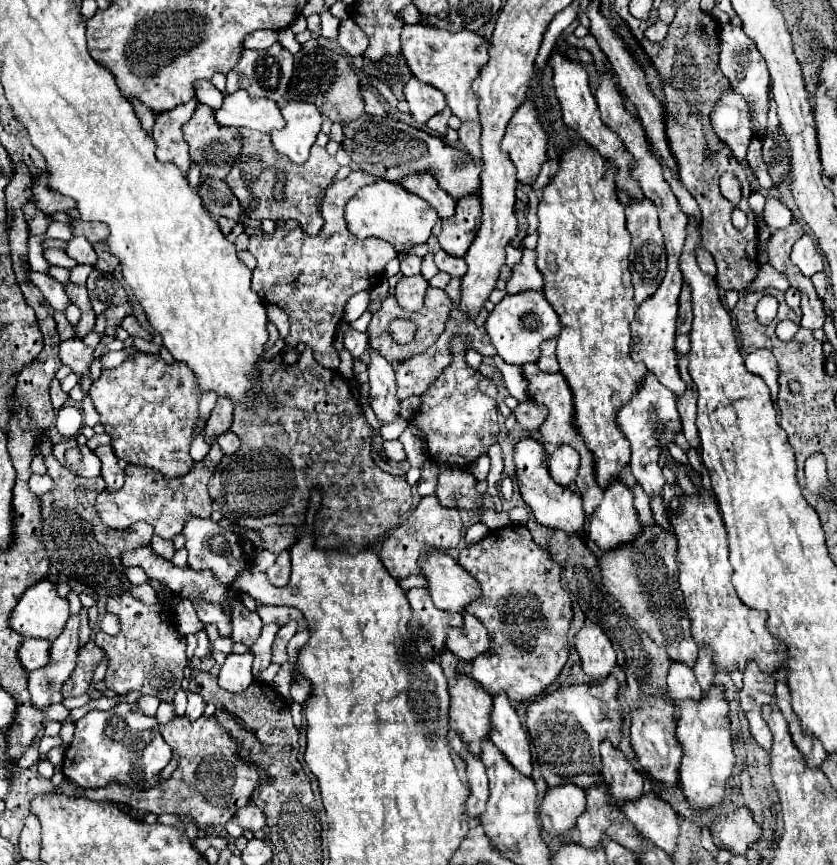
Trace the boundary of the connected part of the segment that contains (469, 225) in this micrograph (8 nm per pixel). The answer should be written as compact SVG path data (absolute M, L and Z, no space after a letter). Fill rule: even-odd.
M472 193L456 203L456 215L448 221L442 221L442 229L438 233L438 241L444 251L456 257L464 257L468 245L476 237L476 229L480 227L480 195Z

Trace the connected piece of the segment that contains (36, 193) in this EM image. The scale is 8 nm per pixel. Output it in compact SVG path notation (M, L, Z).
M42 179L34 181L34 185L32 185L32 201L46 215L52 215L56 211L66 211L66 209L74 207L74 201L70 201L70 197L64 197L62 193L54 193L52 189L48 189L42 183Z

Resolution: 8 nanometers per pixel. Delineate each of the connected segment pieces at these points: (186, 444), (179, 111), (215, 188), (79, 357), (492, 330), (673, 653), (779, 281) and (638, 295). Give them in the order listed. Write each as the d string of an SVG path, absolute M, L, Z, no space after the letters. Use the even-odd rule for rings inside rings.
M136 353L120 367L102 371L102 377L94 381L90 387L90 397L96 411L100 413L100 423L104 425L104 431L112 437L116 457L132 465L154 469L168 479L178 479L190 473L190 469L196 463L190 457L190 443L194 439L194 429L198 423L200 389L196 385L194 371L188 365L184 363L168 365L158 353Z
M192 99L188 103L174 107L170 113L160 113L152 129L154 139L158 143L156 157L160 161L176 163L184 175L188 173L190 157L188 157L188 145L182 139L182 125L192 117L196 105L198 105L198 99Z
M204 179L198 189L198 195L202 197L204 207L210 211L212 217L228 217L238 221L240 215L242 221L246 219L242 207L238 205L238 199L222 179Z
M72 337L72 339L60 343L60 353L58 353L60 355L60 361L64 365L68 365L80 377L80 381L84 383L82 385L84 393L88 393L86 389L90 387L88 367L92 365L92 353L94 353L94 349L86 347L78 337Z
M522 291L516 295L506 295L496 307L494 311L488 315L486 323L484 323L492 345L496 347L498 355L506 361L506 363L514 363L514 365L524 365L530 361L538 361L540 357L540 343L544 339L556 337L562 329L560 317L554 311L554 307L546 301L542 291Z
M658 523L642 527L640 535L632 541L604 551L598 557L598 567L606 591L616 597L638 627L642 627L656 645L664 647L670 659L684 661L692 667L698 655L698 645L690 633L690 617L678 587L674 533L662 529Z
M760 265L758 275L752 279L752 283L748 287L748 293L756 293L762 289L770 289L770 287L786 291L790 287L790 283L784 273L776 273L776 269L772 269L770 265Z
M638 199L632 201L626 207L626 227L632 235L632 249L630 249L630 273L634 281L634 299L636 303L642 303L654 289L658 289L664 271L666 271L666 249L664 249L664 235L660 231L658 221L658 209L650 199Z

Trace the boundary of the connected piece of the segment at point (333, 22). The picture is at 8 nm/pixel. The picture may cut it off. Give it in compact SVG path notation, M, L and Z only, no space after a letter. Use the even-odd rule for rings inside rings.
M324 11L320 17L322 17L322 37L326 37L326 39L336 39L340 19L332 17L330 11Z

